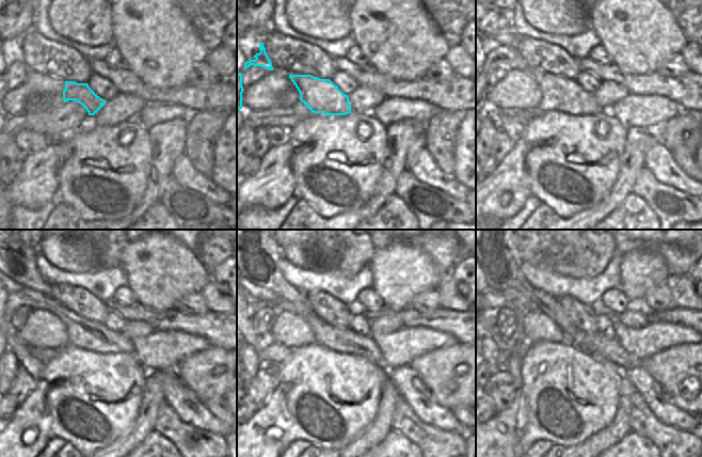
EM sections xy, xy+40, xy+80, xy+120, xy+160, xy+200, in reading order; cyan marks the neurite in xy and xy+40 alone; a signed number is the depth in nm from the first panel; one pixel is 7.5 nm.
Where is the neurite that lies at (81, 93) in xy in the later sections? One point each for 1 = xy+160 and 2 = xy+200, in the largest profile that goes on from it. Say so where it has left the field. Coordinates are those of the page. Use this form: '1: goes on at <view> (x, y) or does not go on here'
1: goes on at xy+160 (338, 340)
2: goes on at xy+200 (692, 375)

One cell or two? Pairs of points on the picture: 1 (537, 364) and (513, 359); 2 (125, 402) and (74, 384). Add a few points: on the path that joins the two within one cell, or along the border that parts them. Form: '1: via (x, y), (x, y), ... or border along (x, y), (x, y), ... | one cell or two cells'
1: border along (522, 355), (520, 360), (521, 384) | two cells
2: via (112, 404), (104, 405), (86, 392) | one cell

